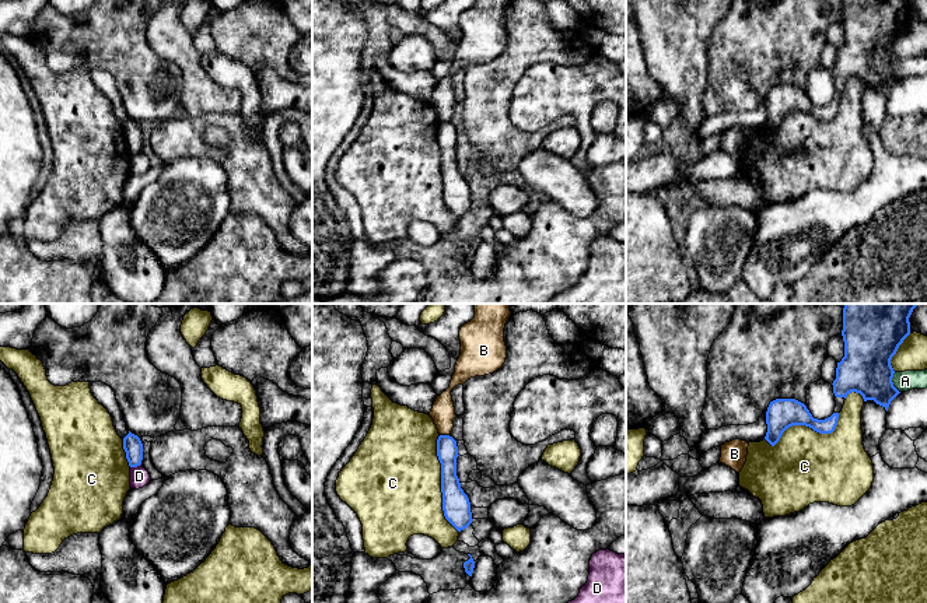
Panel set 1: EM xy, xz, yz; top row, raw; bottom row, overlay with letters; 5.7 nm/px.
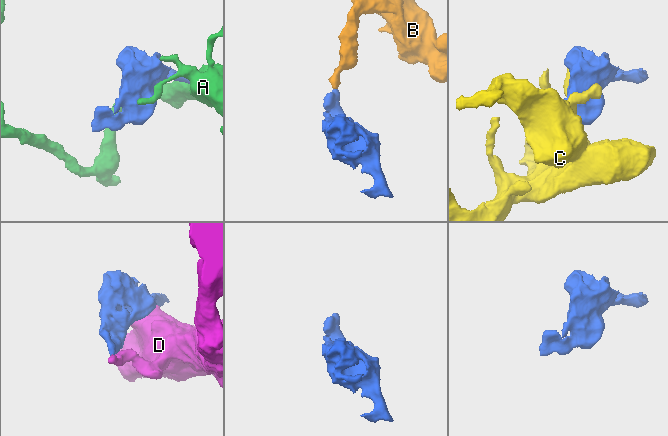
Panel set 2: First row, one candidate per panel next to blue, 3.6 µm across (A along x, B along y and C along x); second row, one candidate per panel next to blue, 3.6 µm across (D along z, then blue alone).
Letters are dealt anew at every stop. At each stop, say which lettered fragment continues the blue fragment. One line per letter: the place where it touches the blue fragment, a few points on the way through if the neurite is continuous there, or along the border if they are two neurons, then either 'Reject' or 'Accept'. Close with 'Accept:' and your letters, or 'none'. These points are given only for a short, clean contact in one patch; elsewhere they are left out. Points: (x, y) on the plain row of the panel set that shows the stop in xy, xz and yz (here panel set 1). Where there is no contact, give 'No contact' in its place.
A: Touches blue at yz (892, 69). Reject
B: Touches blue at xz (444, 122). Reject
C: Touches blue at xz (441, 171). Reject
D: Touches blue at xy (135, 153). Reject
Accept: none

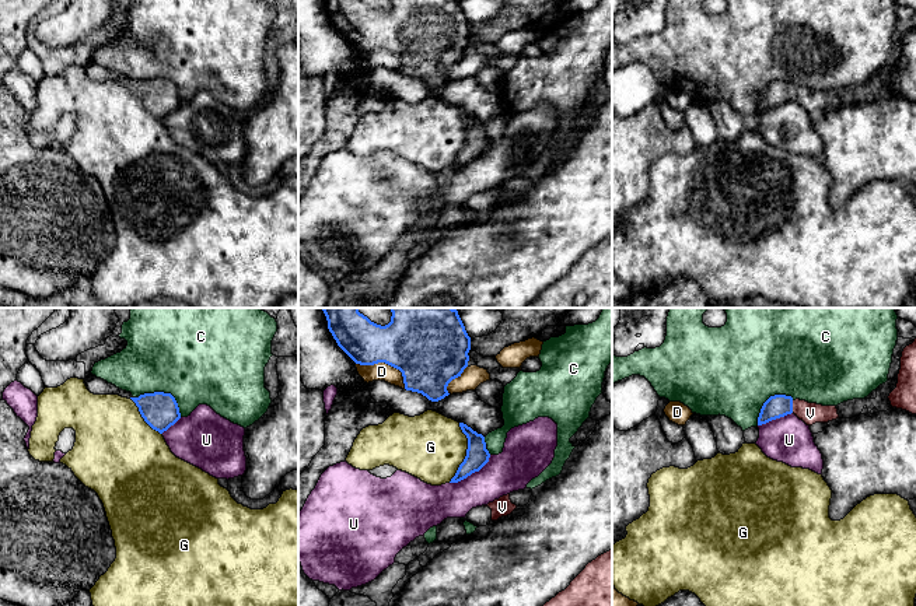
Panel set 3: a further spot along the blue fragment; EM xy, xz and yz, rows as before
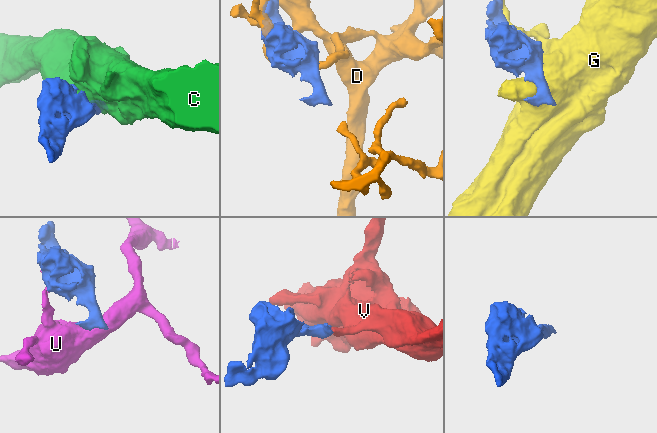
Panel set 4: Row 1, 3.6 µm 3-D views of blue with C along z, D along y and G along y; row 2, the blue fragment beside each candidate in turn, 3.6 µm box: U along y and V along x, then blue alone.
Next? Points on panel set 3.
C: Touches blue at xy (163, 79). Reject
D: Touches blue at xz (387, 49). Reject
G: Touches blue at xz (467, 139). Reject
U: Touches blue at xz (471, 160). Reject
V: Touches blue at yz (792, 93). Path across: yz (776, 93), (792, 93), (810, 100). Accept
Accept: V

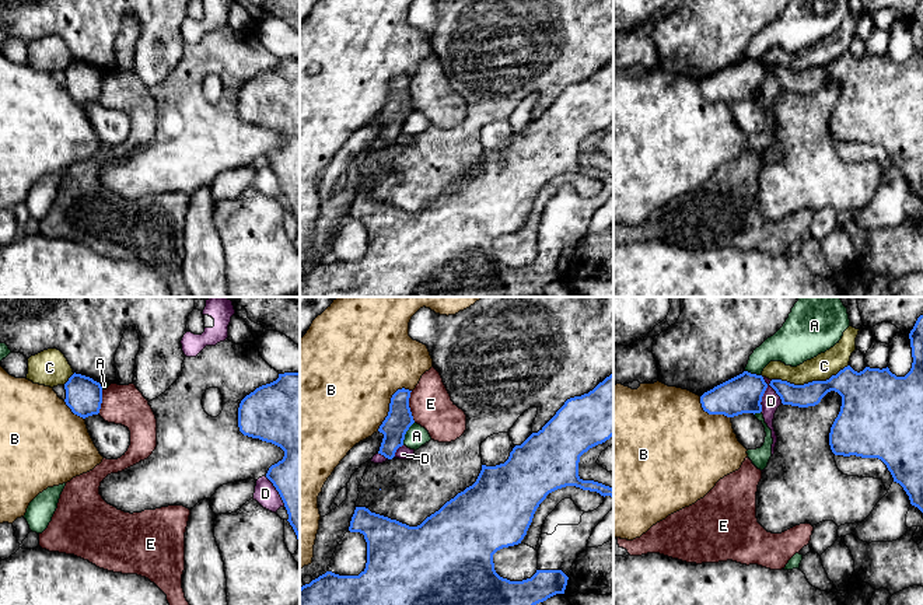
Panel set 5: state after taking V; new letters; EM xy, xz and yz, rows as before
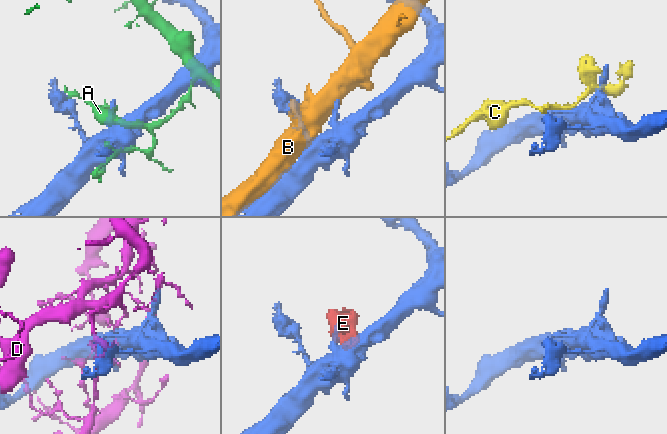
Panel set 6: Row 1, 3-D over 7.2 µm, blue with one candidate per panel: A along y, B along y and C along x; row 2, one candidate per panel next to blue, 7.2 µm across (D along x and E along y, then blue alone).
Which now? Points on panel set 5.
A: Touches blue at xz (405, 119). Reject
B: Touches blue at xz (390, 90). Reject
C: Touches blue at yz (810, 69). Reject
D: Touches blue at yz (764, 79). Reject
E: Touches blue at xz (408, 93). Reject
Accept: none

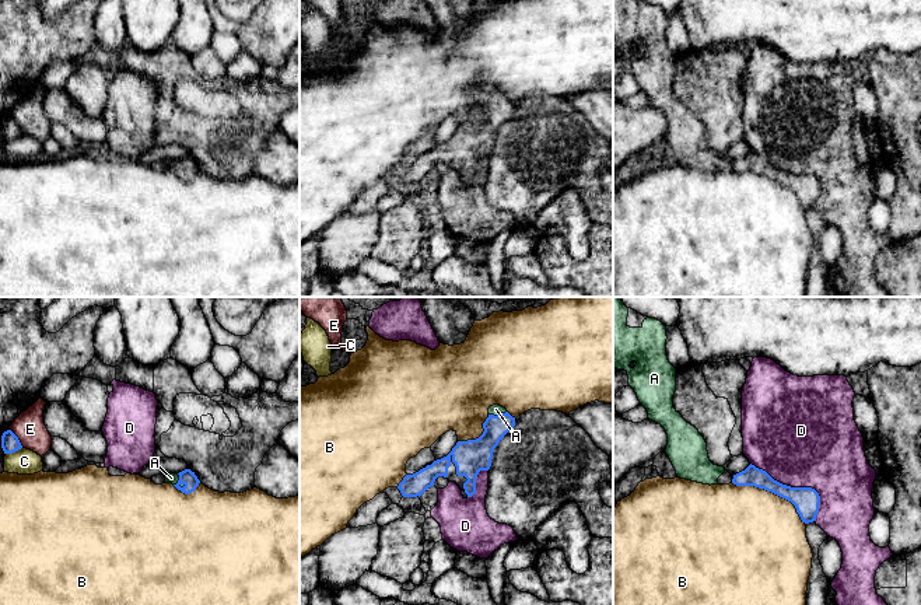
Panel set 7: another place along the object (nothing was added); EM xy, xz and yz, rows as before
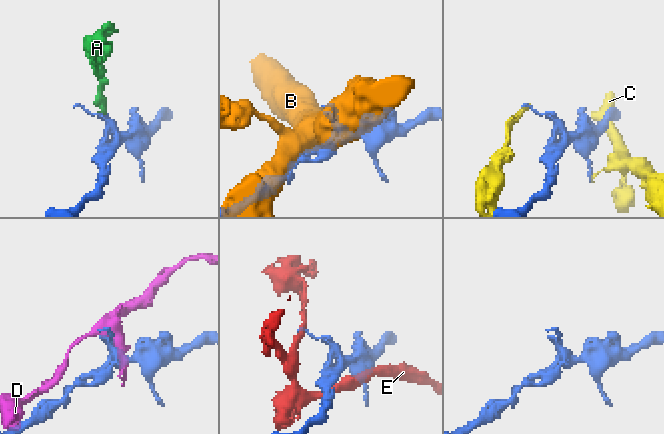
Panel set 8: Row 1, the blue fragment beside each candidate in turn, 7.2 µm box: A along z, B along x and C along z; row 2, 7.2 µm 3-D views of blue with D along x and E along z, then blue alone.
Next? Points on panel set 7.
A: Touches blue at xy (178, 167). Path across: xy (188, 164), (178, 167), (171, 164). Accept
B: Touches blue at yz (773, 178). Reject
C: Touches blue at xy (13, 137). Reject
D: Touches blue at yz (797, 174). Reject
E: Touches blue at xy (17, 125). Reject
Accept: A

